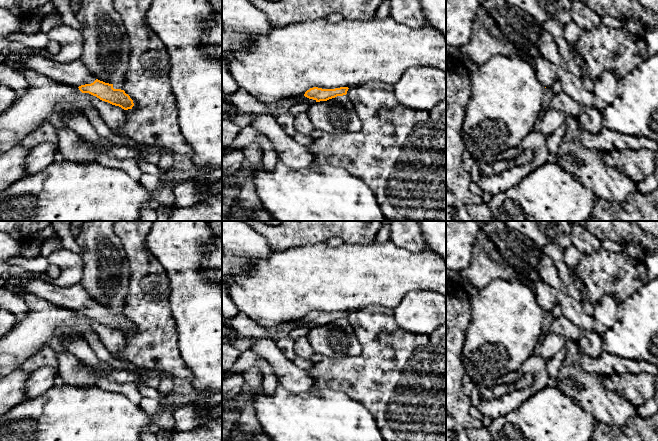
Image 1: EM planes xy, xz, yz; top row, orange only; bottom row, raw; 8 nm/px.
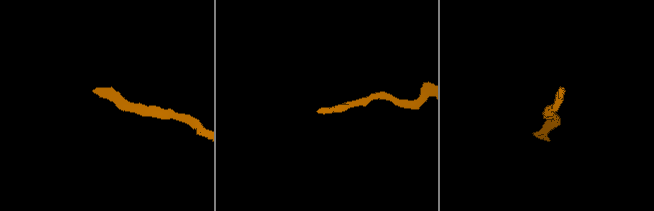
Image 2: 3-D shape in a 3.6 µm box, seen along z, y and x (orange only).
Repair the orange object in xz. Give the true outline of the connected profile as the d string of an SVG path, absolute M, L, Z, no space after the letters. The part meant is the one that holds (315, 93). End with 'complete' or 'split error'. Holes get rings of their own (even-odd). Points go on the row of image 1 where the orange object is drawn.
M313 87L307 90L304 95L296 96L287 100L292 104L307 103L312 105L315 102L327 101L337 96L346 95L348 89L348 87L340 87L335 89Z | split error

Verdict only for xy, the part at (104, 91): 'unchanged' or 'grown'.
grown

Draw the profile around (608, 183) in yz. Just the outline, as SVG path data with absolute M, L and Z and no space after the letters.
M566 113L566 134L559 145L557 163L575 176L597 197L610 202L624 203L636 193L637 183L627 175L604 163L600 151L589 149L578 139L582 128L578 117Z

